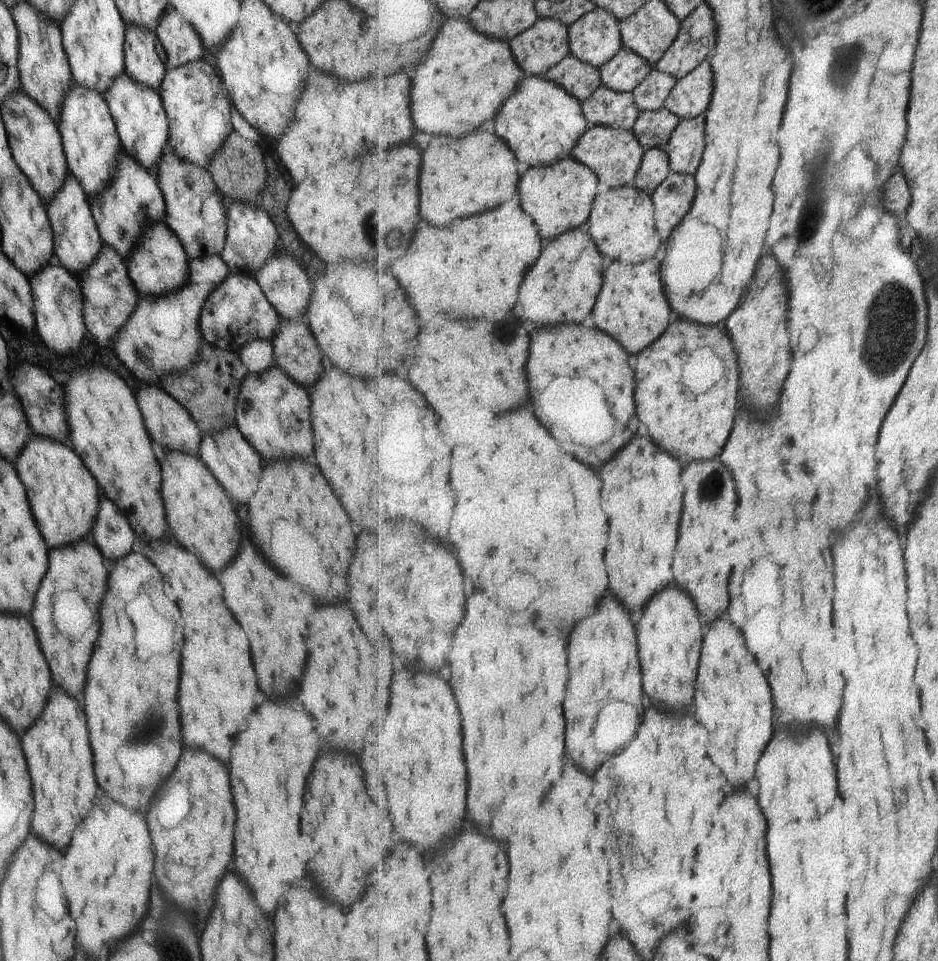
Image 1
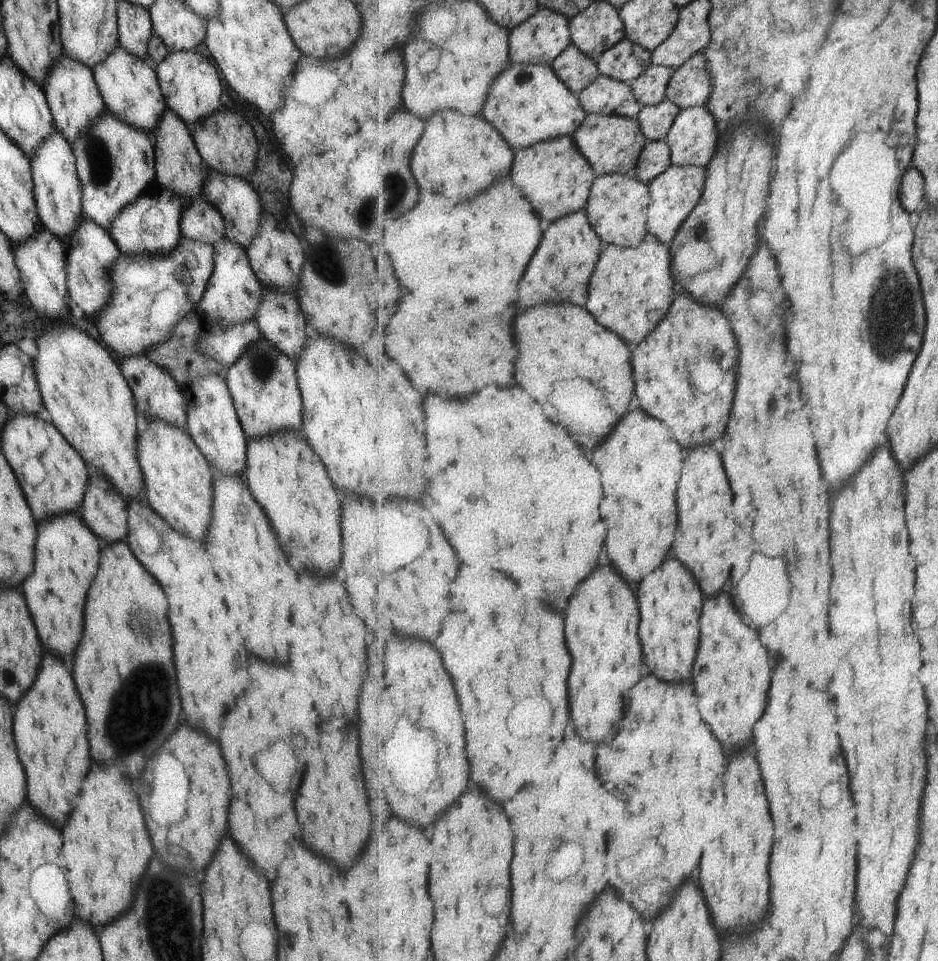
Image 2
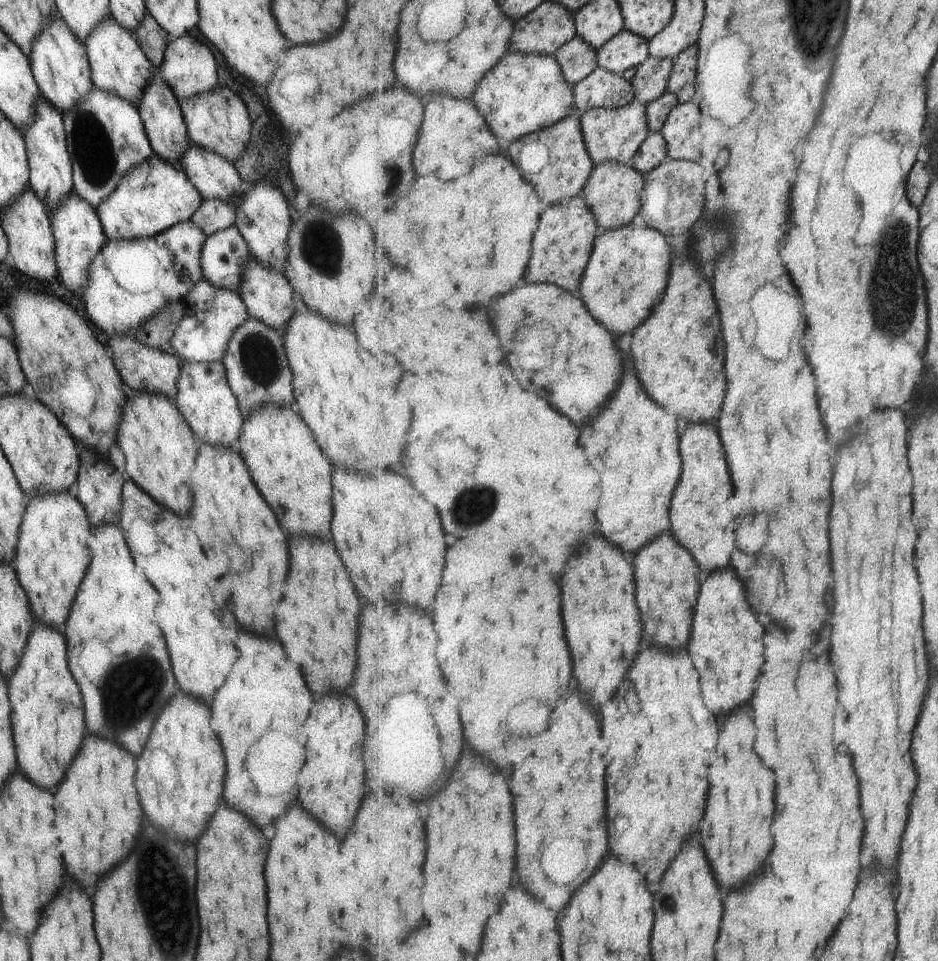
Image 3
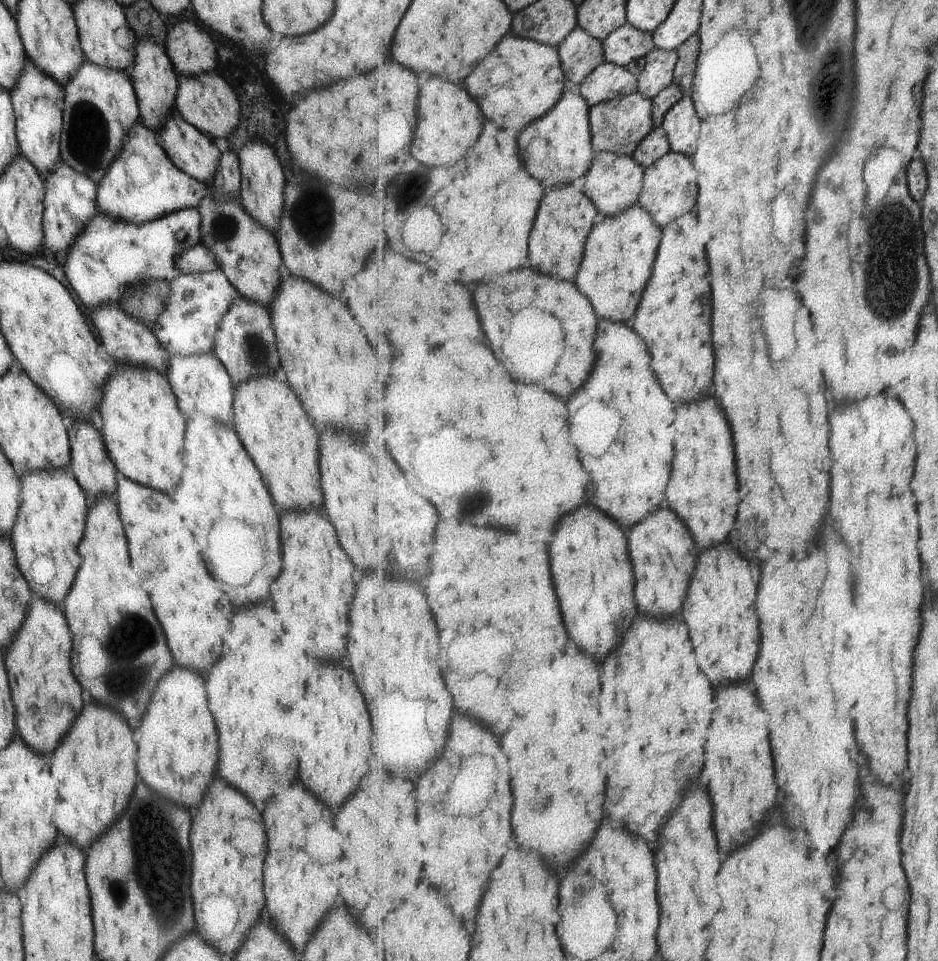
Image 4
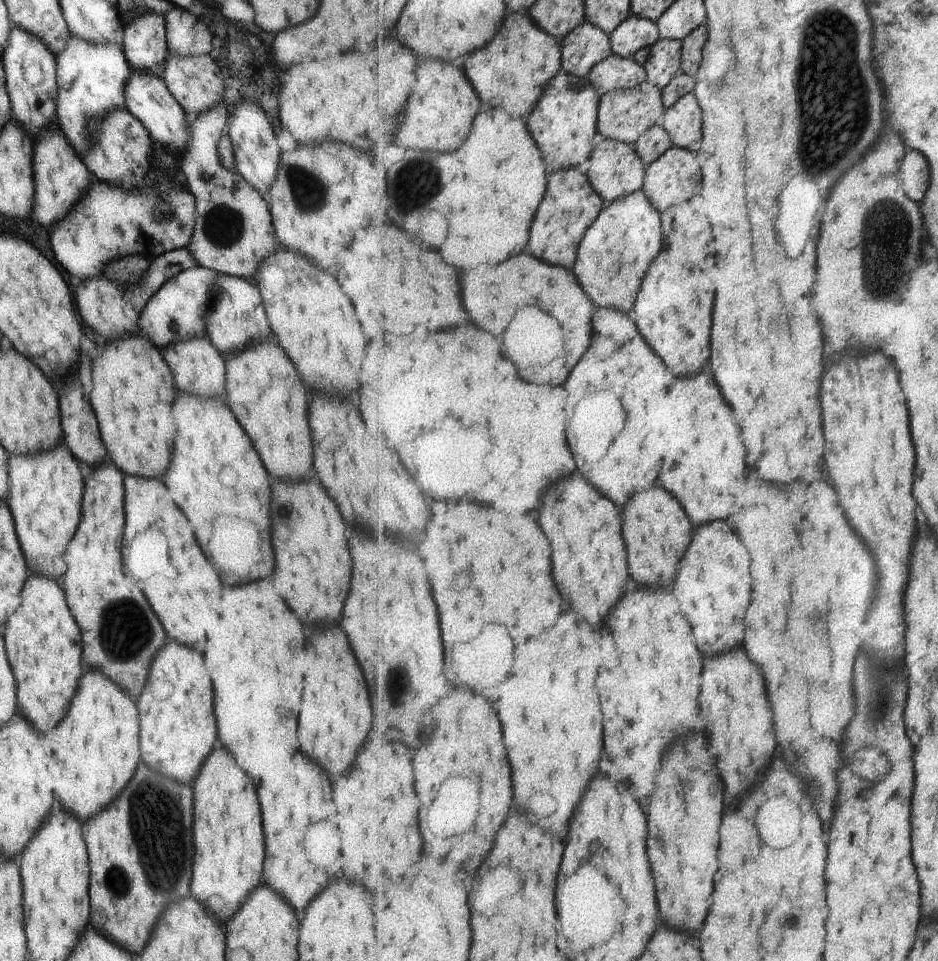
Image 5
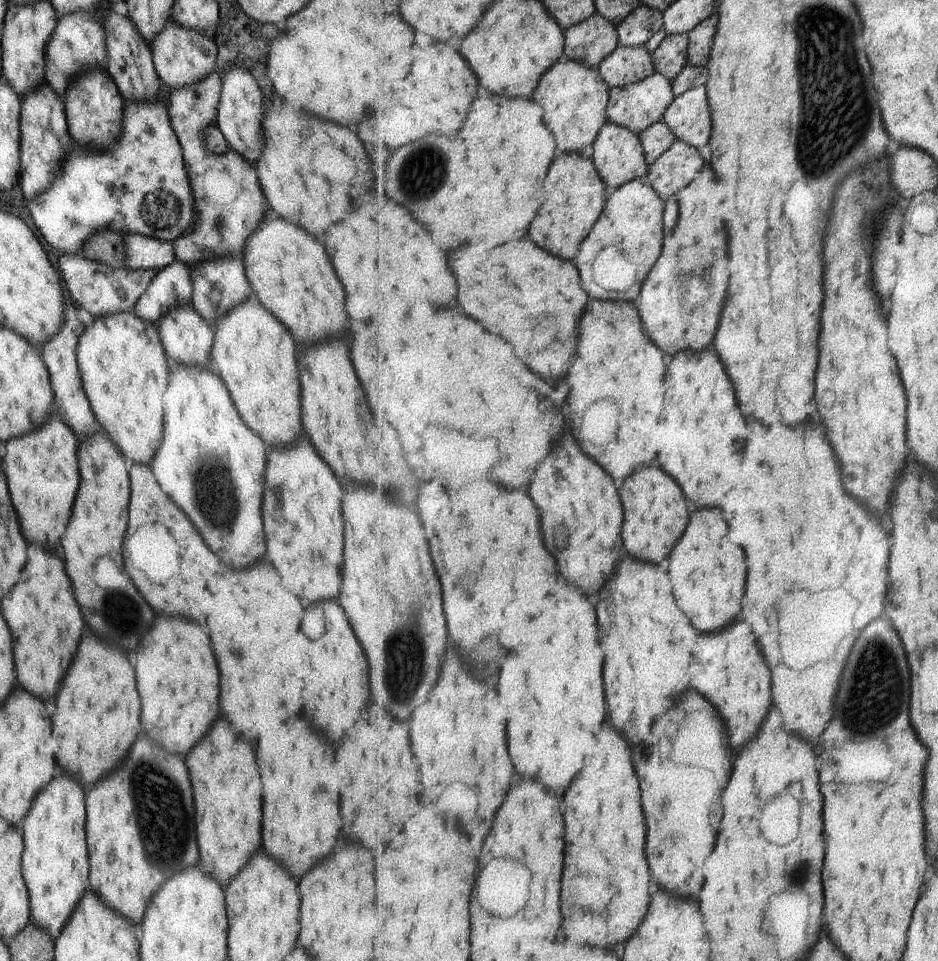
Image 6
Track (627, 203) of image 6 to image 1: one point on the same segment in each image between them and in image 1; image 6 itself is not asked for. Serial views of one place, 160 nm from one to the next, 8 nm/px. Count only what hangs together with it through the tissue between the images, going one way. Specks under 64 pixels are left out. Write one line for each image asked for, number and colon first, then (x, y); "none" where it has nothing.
1: (632, 307)
2: (628, 284)
3: (626, 279)
4: (619, 259)
5: (615, 253)

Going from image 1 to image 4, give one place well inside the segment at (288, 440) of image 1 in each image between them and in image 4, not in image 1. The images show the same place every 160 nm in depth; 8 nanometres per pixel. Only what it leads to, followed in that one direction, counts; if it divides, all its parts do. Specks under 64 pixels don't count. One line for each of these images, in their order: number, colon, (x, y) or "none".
2: (262, 385)
3: (255, 365)
4: (244, 342)

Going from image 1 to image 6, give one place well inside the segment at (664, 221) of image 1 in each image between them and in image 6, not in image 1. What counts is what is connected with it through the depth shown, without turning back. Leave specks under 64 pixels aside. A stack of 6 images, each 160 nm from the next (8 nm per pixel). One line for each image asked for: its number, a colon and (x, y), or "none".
2: (675, 193)
3: (673, 200)
4: (670, 190)
5: (672, 179)
6: (679, 166)

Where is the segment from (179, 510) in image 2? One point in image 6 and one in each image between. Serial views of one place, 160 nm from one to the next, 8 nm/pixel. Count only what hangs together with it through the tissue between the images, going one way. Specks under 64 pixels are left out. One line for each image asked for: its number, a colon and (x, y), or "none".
3: (159, 448)
4: (143, 430)
5: (133, 390)
6: (122, 366)

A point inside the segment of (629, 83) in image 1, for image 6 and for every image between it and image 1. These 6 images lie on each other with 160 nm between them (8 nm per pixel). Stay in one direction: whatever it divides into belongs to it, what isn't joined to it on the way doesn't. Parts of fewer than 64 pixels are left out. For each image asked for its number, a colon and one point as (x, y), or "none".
2: (627, 61)
3: (627, 50)
4: (629, 43)
5: (636, 33)
6: (637, 29)

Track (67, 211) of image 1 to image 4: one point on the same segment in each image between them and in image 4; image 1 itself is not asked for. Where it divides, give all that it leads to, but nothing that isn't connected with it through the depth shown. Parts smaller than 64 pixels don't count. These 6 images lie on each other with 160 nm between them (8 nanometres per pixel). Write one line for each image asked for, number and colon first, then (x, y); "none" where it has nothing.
2: (56, 188)
3: (49, 177)
4: (37, 100)

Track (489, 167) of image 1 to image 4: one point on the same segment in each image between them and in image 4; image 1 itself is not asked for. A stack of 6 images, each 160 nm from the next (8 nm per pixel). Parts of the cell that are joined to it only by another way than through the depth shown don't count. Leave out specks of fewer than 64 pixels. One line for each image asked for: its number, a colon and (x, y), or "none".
2: (459, 155)
3: (454, 134)
4: (450, 122)

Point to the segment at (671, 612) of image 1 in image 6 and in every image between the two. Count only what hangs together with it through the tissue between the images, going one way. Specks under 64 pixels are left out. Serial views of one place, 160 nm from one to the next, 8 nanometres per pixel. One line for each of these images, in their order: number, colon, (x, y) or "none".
2: (671, 601)
3: (669, 580)
4: (662, 544)
5: (657, 531)
6: (656, 515)

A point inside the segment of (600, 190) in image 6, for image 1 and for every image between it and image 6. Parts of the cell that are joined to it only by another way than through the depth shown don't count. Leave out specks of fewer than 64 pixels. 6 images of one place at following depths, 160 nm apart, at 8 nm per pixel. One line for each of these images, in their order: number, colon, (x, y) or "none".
1: (571, 269)
2: (561, 272)
3: (568, 229)
4: (569, 214)
5: (571, 194)

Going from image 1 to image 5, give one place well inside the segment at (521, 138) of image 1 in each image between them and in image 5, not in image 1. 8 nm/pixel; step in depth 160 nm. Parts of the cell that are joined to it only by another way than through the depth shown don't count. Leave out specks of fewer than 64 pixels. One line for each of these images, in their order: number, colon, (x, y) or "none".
2: (530, 104)
3: (527, 92)
4: (528, 78)
5: (512, 71)

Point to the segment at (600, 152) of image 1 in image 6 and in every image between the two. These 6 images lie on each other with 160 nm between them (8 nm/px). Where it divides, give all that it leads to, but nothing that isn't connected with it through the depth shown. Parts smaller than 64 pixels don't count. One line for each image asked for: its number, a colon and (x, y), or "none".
2: (611, 143)
3: (617, 134)
4: (619, 126)
5: (625, 115)
6: (638, 106)

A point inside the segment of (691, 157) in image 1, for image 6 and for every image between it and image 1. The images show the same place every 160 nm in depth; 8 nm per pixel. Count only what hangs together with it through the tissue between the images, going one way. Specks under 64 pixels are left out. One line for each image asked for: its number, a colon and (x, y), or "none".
2: (693, 138)
3: (682, 130)
4: (681, 122)
5: (683, 121)
6: (689, 117)

